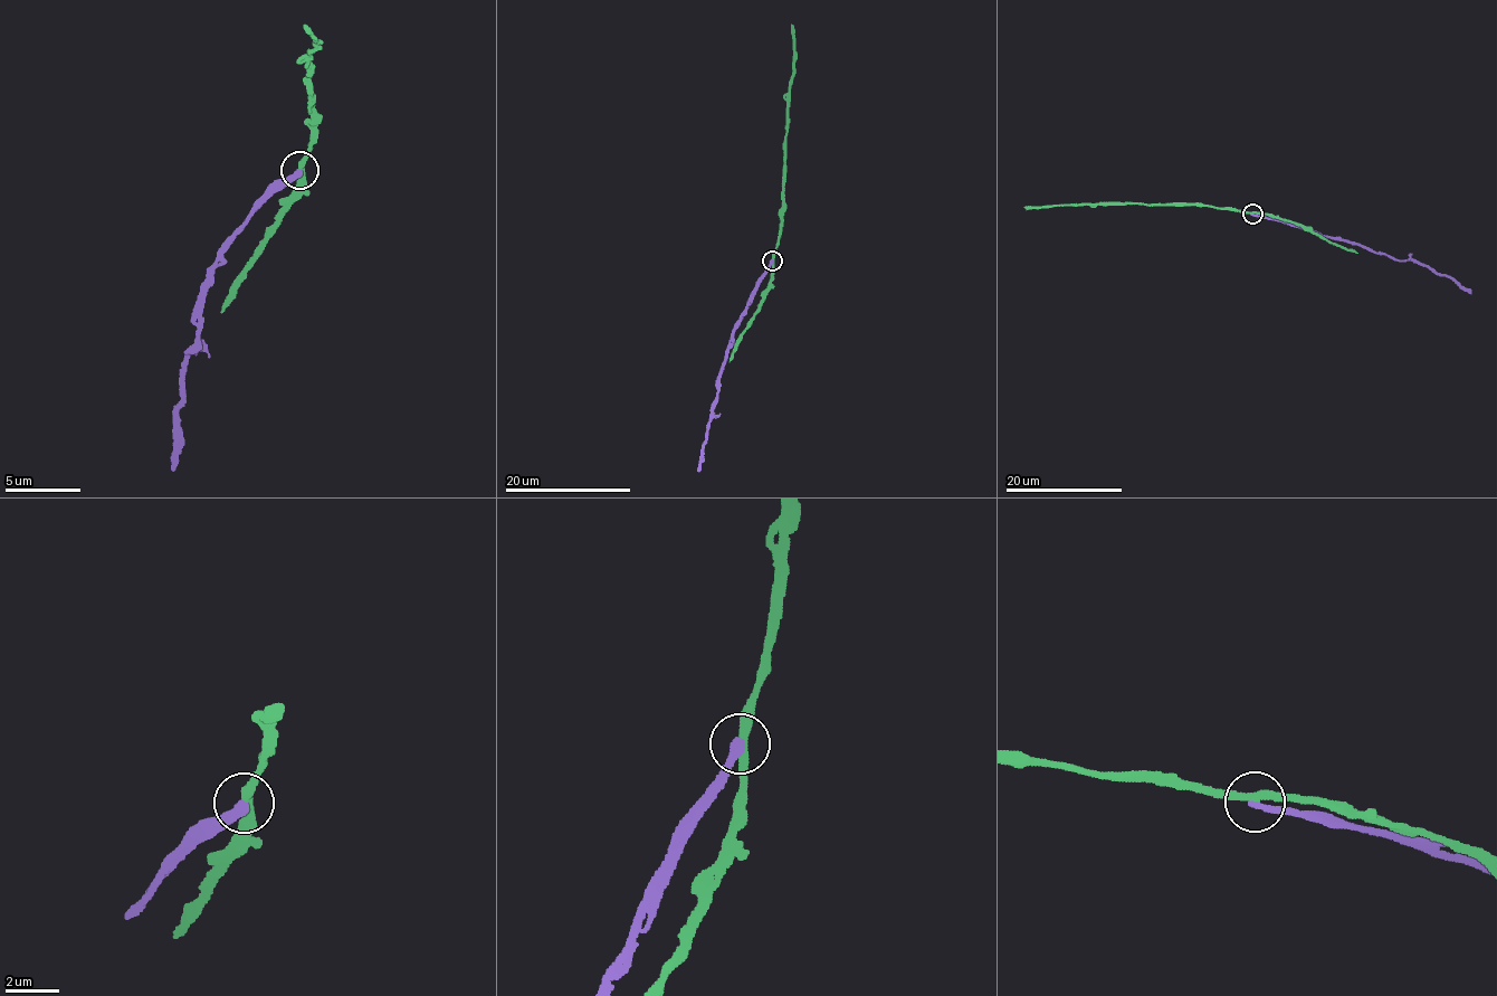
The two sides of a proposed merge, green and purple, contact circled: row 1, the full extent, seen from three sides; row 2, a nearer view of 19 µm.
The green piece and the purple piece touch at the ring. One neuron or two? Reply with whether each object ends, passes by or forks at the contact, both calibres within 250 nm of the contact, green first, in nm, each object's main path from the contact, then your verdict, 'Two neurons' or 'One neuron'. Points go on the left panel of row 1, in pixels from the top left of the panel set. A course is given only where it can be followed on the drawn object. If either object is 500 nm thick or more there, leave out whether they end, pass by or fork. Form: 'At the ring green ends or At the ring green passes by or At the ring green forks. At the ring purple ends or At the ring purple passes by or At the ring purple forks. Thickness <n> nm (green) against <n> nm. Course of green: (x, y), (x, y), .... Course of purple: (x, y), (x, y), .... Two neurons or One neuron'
At the ring green passes by. At the ring purple ends. Thickness 240 nm (green) against 240 nm. Course of green: (301, 169), (315, 125), (304, 64), (307, 49), (316, 47), (304, 26). Course of purple: (301, 169), (246, 221), (200, 304), (203, 325), (184, 369), (174, 472). Two neurons

